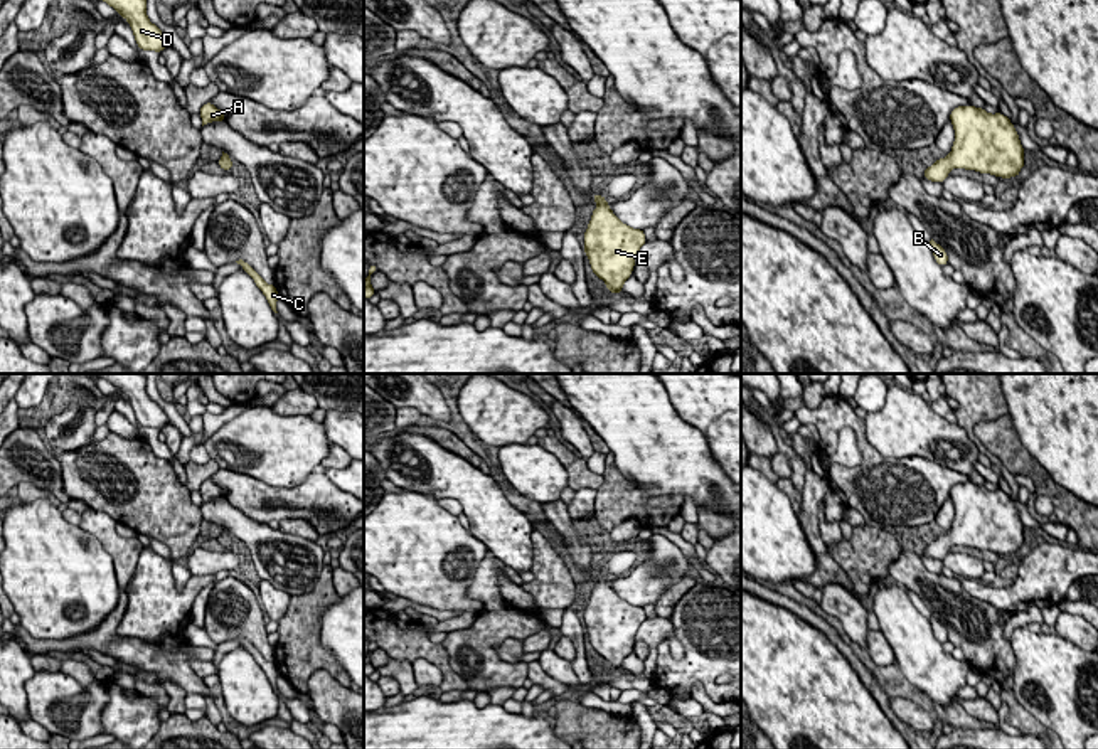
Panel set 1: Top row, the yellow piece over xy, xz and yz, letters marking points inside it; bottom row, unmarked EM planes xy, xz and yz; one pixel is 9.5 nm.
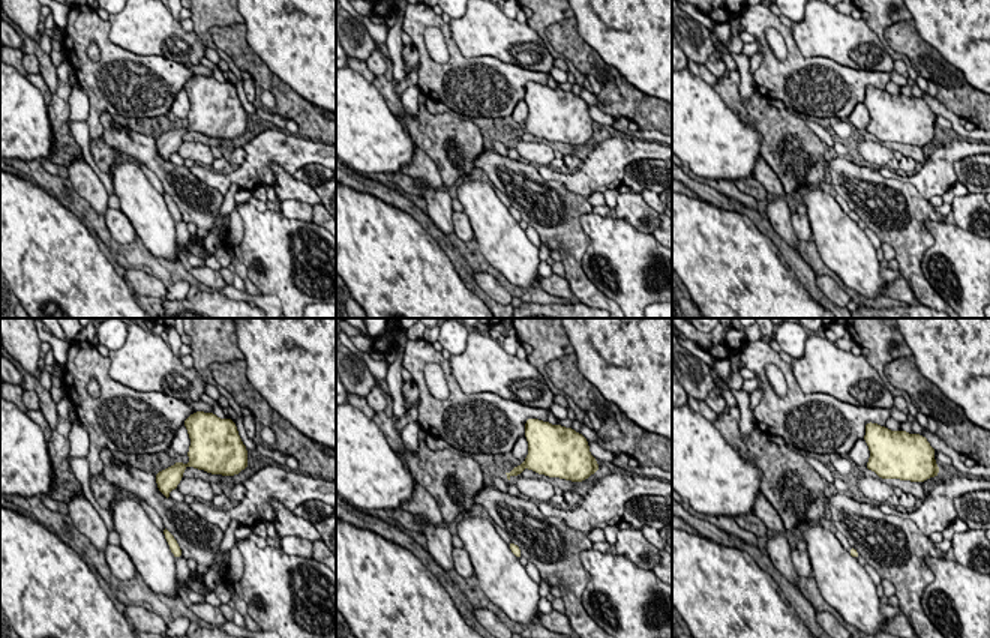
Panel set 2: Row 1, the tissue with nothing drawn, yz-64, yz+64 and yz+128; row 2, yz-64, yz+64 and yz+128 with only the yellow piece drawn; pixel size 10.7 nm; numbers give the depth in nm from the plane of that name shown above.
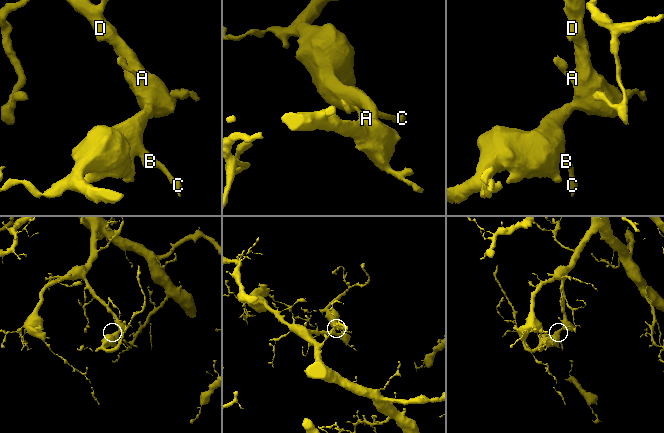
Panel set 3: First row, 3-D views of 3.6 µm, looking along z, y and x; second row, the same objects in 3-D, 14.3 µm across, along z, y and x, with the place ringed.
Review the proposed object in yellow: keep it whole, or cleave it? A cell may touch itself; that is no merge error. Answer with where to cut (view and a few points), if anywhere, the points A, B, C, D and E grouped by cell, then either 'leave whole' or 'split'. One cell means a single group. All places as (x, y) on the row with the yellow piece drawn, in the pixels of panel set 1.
no cut; A B C D E; leave whole

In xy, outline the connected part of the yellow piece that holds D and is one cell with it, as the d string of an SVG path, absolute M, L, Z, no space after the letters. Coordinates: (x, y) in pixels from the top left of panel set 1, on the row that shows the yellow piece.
M101 0L113 7L133 30L138 49L162 52L168 47L165 34L147 17L147 0Z

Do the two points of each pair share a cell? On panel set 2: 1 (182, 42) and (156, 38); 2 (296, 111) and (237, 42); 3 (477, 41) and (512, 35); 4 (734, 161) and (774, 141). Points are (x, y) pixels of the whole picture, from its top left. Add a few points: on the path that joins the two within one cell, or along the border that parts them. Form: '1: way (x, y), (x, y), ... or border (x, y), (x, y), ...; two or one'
1: way (176, 42), (162, 38); one
2: way (284, 95), (248, 59); one
3: way (486, 35), (503, 35); one
4: border (740, 119), (759, 134), (761, 153); two

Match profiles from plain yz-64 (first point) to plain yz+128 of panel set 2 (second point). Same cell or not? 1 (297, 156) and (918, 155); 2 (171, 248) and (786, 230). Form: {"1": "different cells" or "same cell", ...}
{"1": "different cells", "2": "different cells"}

